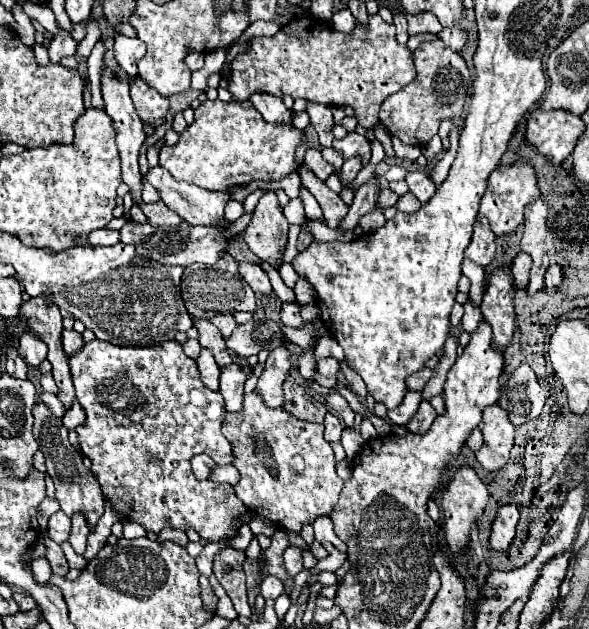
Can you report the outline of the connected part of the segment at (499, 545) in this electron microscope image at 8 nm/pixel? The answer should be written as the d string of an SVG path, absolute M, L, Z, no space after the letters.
M503 504L497 510L497 516L491 524L491 536L489 544L493 550L507 550L513 536L515 536L515 524L519 520L519 510L515 504Z

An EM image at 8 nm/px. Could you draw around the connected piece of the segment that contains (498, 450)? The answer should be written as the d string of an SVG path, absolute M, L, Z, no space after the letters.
M495 404L483 410L483 420L479 428L483 432L483 446L475 452L479 464L487 472L501 470L507 464L509 452L513 448L515 426L511 424L507 412Z

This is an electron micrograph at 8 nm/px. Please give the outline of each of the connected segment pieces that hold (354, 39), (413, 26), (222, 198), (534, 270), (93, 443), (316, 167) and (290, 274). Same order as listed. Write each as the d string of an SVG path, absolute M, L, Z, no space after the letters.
M305 14L295 16L289 24L285 24L275 36L255 38L255 44L249 44L249 50L239 54L231 62L229 76L229 92L233 100L247 100L257 90L263 90L273 96L291 94L293 98L307 98L325 106L351 106L355 110L355 118L363 128L373 128L379 124L379 106L383 100L401 88L405 88L415 78L413 52L395 40L395 26L383 22L379 14L369 16L369 28L361 30L361 24L355 22L355 30L349 34L341 34L333 30L325 20Z
M421 12L421 14L407 14L409 22L409 34L421 34L421 32L439 32L443 26L431 12Z
M149 168L145 180L157 188L161 202L179 214L189 224L215 224L224 218L224 207L230 199L230 193L211 192L205 188L199 188L195 184L185 184L173 180L173 176L161 168Z
M543 198L535 200L535 204L529 204L525 212L521 250L533 258L527 294L535 294L537 290L543 288L543 274L551 264L551 256L555 254L553 238L547 228L547 214L549 214L549 206Z
M93 340L93 342L87 342L83 344L83 348L79 352L75 352L71 358L69 358L69 366L71 366L71 374L73 374L73 384L75 384L75 392L77 392L77 402L81 404L83 412L85 412L85 422L81 426L75 428L77 436L79 436L79 446L83 450L83 454L91 460L91 472L95 474L97 482L101 484L101 490L103 494L113 502L113 508L115 512L121 516L121 520L133 520L133 522L139 522L145 530L149 532L155 532L159 534L163 528L167 526L173 526L173 528L195 528L197 534L201 538L205 538L207 542L221 542L221 540L227 540L227 538L233 538L237 534L237 526L241 522L241 518L245 516L247 508L243 508L241 500L235 496L235 490L233 486L229 484L219 484L219 482L201 482L193 476L191 472L191 458L195 454L207 454L211 456L217 464L231 464L233 460L233 450L231 450L231 444L227 442L227 438L223 436L221 432L221 424L225 420L225 402L223 402L223 396L219 392L213 392L213 390L207 390L203 386L203 382L199 380L199 370L197 370L197 364L195 360L187 358L183 354L183 346L177 344L175 340L171 342L163 342L163 344L157 344L157 346L151 346L151 348L137 348L137 346L111 346L107 342L99 342L99 340Z
M313 148L307 150L303 164L309 166L309 170L311 170L319 180L323 180L323 182L325 182L325 180L335 172L335 168L333 168L329 162L323 160L321 152L319 152L319 150L313 150Z
M283 264L283 266L279 268L279 274L281 274L281 280L285 282L287 288L293 288L293 286L295 286L297 274L293 272L293 266L291 266L291 264Z

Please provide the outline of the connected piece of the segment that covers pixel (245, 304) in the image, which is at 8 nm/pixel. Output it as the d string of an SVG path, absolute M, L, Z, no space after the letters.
M225 254L215 266L205 268L205 270L185 268L183 280L181 280L181 294L183 294L189 314L195 318L207 320L217 314L233 314L233 312L241 312L241 310L253 312L255 310L255 294L243 282L241 274L237 272L237 262L231 258L231 254Z

